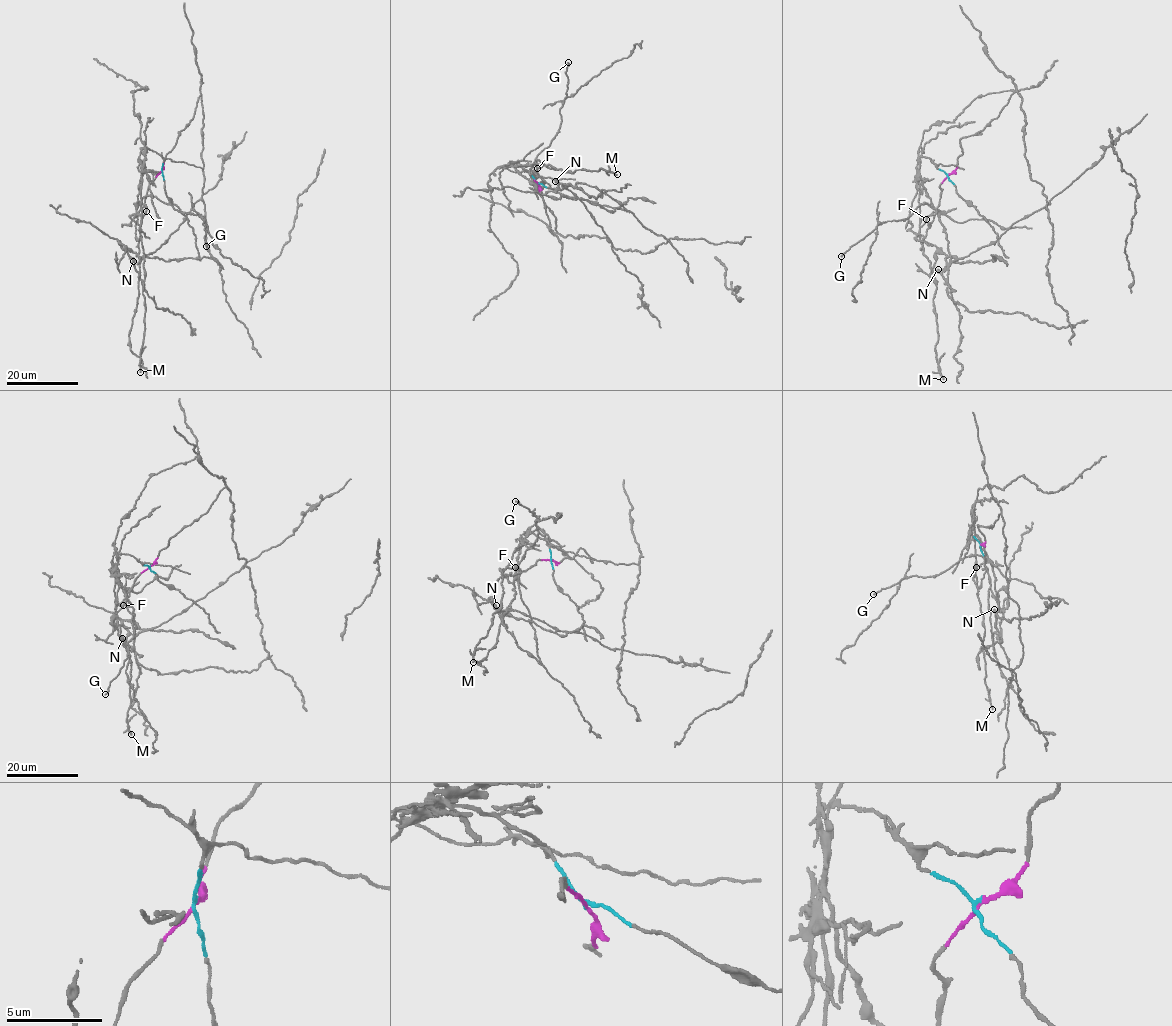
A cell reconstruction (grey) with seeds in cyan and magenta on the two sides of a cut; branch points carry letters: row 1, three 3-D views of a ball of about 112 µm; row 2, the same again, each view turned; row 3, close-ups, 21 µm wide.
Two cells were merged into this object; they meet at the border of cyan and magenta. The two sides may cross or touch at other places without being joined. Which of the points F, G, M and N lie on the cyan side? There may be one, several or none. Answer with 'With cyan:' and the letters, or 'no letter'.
With cyan: F, G, M, N

